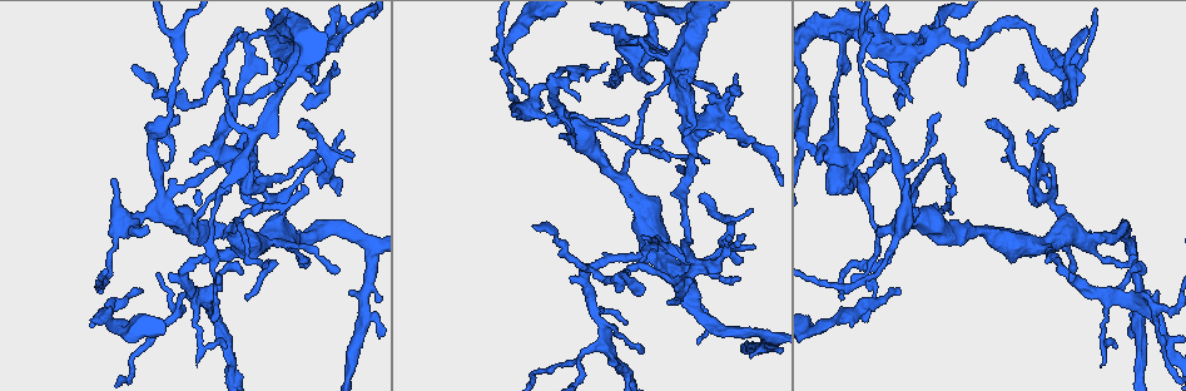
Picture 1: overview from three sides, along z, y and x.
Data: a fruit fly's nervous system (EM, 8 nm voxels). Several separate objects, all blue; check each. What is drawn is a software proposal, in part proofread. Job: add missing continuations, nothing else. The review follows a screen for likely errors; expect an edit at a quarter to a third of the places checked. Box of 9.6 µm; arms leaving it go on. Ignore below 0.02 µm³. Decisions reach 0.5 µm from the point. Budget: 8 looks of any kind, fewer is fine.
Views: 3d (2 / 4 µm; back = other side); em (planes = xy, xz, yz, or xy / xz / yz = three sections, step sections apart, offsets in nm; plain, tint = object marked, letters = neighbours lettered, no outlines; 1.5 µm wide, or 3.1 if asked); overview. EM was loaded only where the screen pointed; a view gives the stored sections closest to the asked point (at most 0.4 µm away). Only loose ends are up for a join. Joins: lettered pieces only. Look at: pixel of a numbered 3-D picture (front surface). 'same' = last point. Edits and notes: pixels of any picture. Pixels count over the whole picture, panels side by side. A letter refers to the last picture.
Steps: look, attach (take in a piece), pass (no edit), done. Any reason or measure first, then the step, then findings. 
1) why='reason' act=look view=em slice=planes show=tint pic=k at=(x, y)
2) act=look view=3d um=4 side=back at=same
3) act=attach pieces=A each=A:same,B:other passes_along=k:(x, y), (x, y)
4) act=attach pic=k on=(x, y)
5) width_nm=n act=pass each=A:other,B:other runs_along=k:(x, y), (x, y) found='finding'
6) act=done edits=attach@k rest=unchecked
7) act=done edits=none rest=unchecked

why='free end' act=look view=em slice=yz step=8 show=letters pic=1 at=(340, 271)

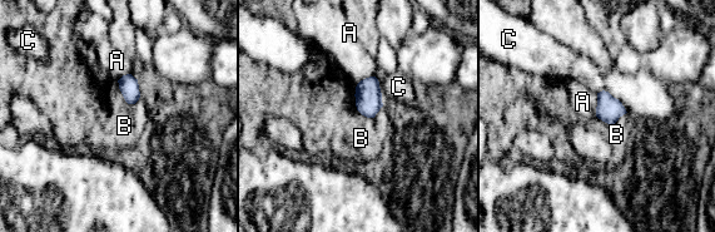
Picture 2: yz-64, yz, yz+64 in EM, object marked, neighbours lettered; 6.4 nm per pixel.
why='cut it another way' act=look view=em slice=planes show=letters at=same

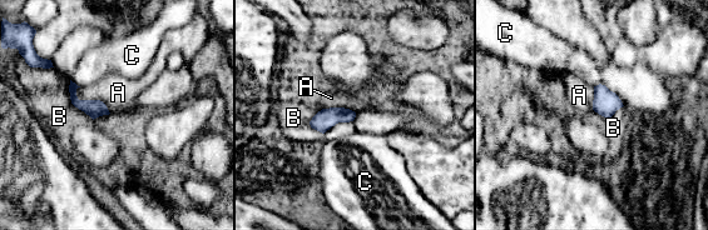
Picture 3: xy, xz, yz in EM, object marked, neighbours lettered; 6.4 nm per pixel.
width_nm=110 act=pass each=A:other,B:other,C:other border=3:(75, 89), (110, 113) found='none of them fits'

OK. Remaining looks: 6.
why='an open end' act=look view=3d um=4 pic=1 at=(955, 180)

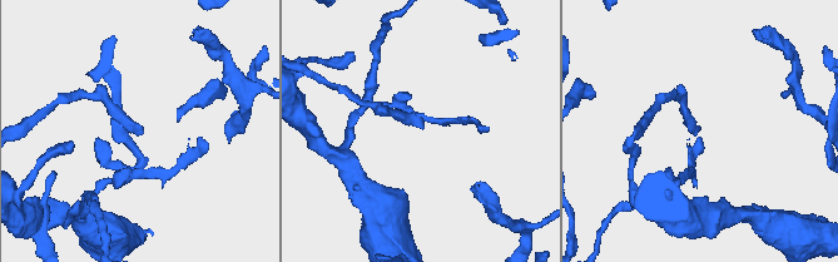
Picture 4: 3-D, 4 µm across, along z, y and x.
act=look view=em slice=planes show=letters pic=4 at=(699, 130)

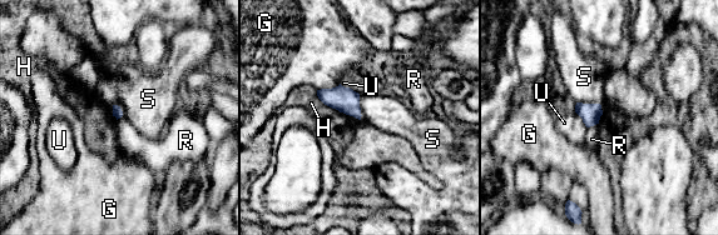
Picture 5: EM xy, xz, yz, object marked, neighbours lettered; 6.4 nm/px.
act=pass each=G:other,H:other,R:other,S:other,U:other found='none of them fits'

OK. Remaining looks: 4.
why='free end' act=look view=em slice=planes show=letters pic=1 at=(730, 238)

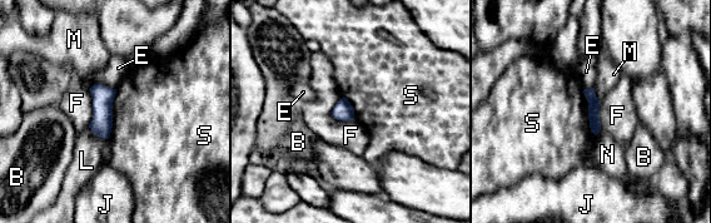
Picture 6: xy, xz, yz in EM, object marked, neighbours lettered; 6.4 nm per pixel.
width_nm=80 longest_contact=S:340nm act=pass each=B:other,E:other,F:other,J:other,L:other,M:other,N:other,S:other found='none of them fits'

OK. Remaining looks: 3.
act=done edits=none rest=unchecked

